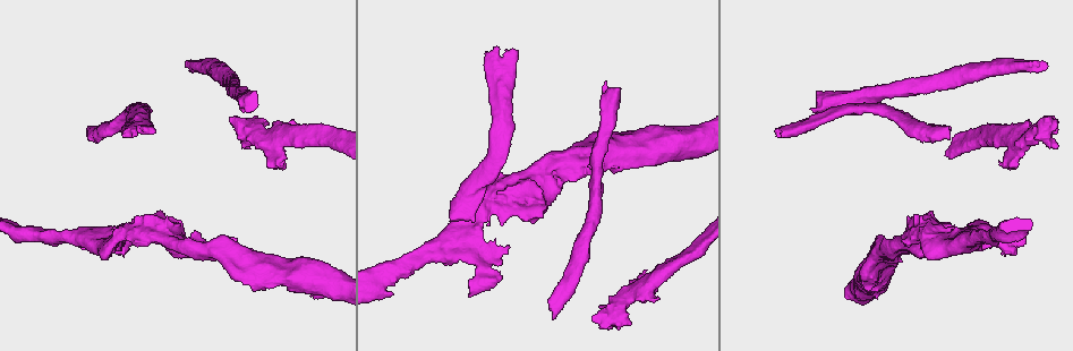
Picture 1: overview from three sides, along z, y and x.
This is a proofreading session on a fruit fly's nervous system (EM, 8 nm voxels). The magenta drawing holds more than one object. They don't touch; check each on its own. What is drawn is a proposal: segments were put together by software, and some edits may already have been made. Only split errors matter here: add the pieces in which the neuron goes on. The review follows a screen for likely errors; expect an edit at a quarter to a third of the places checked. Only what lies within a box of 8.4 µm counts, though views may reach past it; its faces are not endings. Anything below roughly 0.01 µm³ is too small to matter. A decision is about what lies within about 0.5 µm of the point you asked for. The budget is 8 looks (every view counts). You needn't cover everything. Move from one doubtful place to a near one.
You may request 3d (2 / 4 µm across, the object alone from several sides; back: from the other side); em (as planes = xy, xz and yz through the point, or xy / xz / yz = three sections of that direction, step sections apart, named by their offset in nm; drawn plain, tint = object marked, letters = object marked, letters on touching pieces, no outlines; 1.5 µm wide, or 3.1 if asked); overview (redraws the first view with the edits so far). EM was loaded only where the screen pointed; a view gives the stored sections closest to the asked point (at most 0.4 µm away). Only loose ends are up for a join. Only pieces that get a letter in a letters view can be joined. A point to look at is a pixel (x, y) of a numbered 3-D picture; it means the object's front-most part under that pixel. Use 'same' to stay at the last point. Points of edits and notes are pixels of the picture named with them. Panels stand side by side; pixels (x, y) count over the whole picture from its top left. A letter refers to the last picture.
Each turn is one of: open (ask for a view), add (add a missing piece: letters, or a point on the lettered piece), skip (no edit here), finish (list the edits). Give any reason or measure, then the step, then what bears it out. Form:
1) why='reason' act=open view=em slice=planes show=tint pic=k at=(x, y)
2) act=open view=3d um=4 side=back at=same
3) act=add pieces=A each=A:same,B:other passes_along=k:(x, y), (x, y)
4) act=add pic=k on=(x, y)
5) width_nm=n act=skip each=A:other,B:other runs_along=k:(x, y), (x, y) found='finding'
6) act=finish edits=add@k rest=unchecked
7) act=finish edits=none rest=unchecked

why='free end' act=open view=3d um=4 pic=1 at=(948, 127)

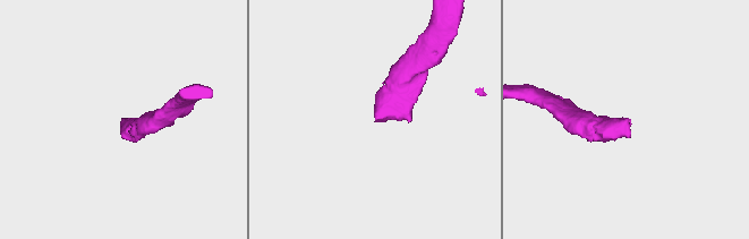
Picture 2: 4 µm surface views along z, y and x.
act=open view=em slice=planes show=letters pic=2 at=(124, 118)

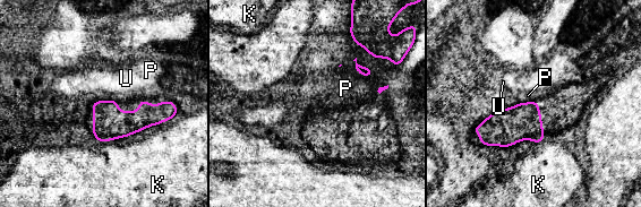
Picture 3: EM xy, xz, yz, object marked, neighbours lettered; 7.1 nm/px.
width_nm=220 act=skip each=K:other,P:other,U:other border=3:(352, 60), (359, 74), (374, 74) found='none of them fits'

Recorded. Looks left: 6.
why='long arm stops here' act=open view=em slice=xy step=4 show=tint pic=1 at=(553, 316)

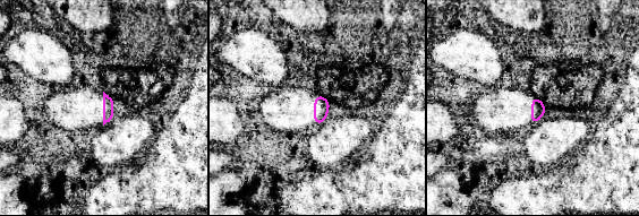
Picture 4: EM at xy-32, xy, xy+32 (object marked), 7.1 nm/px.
act=open view=em slice=xy step=4 show=letters at=same

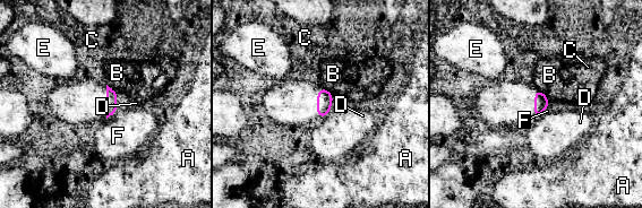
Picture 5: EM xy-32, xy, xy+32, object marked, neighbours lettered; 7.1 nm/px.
longest_contact=B:120nm act=skip each=A:other,B:other,C:other,D:other,E:other,F:other border=5:(537, 88), (548, 100) found='none of them fits'

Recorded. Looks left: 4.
why='stops while still wide' act=open view=em slice=planes show=letters pic=1 at=(868, 289)

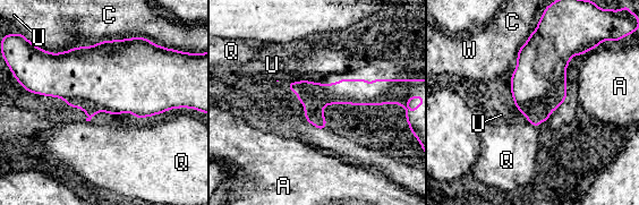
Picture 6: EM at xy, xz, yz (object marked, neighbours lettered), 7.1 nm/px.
act=skip each=A:other,C:other,Q:other,U:other,W:other border=6:(528, 121), (536, 128) found='no lettered piece goes on from it'

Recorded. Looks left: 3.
act=finish edits=none rest=unchecked

